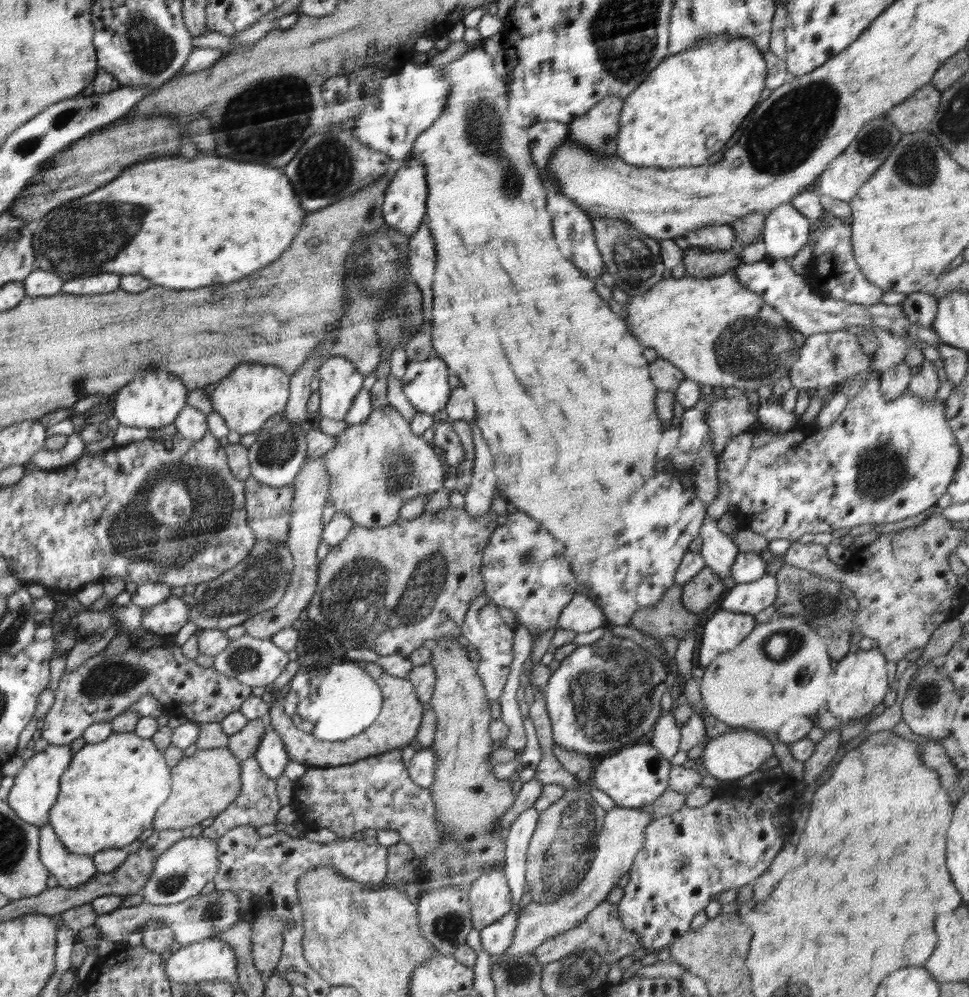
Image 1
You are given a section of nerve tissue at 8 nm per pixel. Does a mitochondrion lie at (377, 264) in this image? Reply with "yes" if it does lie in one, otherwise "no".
yes

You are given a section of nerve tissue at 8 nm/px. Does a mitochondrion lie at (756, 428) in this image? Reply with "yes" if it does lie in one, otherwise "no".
no

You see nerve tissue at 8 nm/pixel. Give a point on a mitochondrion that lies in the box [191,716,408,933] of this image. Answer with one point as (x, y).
(214, 911)

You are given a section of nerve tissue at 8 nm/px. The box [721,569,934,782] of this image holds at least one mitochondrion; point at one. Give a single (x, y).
(817, 601)

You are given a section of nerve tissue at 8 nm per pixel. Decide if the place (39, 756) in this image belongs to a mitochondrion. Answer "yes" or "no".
no

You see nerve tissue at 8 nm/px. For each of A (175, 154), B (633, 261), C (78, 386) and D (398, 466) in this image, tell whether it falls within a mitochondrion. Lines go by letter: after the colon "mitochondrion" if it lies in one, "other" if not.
A: other
B: mitochondrion
C: other
D: mitochondrion

